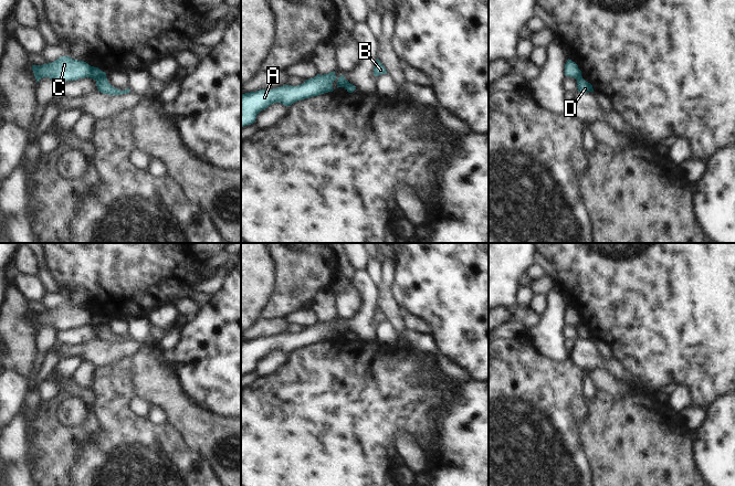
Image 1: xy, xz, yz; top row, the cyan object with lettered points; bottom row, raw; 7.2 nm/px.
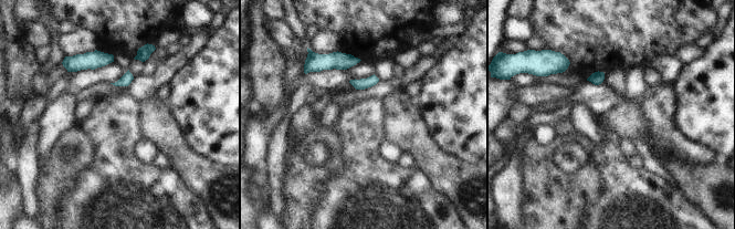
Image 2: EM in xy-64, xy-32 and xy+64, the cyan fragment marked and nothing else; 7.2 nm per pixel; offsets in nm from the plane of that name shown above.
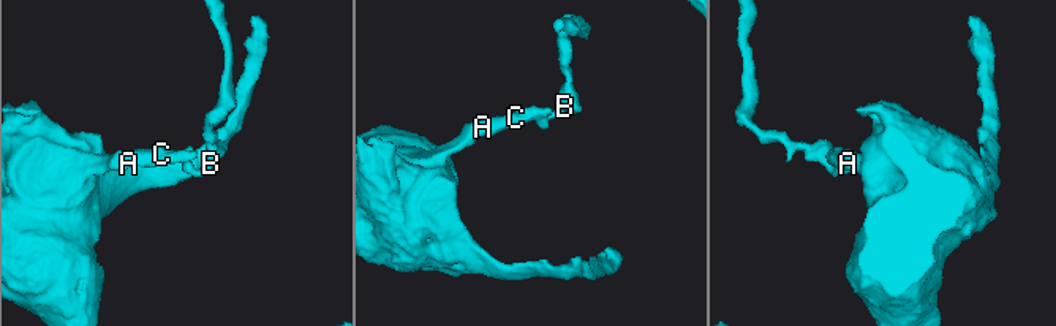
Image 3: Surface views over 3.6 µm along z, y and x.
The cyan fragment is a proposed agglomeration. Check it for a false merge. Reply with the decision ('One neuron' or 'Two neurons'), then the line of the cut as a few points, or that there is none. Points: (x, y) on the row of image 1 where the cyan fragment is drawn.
Two neurons. Split along xy (105, 75), (98, 76), (95, 80)

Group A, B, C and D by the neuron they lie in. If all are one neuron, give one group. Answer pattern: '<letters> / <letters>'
A C / B D

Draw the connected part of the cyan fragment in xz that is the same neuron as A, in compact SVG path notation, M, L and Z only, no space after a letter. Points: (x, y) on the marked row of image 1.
M335 71L306 80L297 86L283 85L273 89L260 89L241 95L241 127L255 122L256 115L274 103L286 107L297 101L303 101L324 93L333 92Z

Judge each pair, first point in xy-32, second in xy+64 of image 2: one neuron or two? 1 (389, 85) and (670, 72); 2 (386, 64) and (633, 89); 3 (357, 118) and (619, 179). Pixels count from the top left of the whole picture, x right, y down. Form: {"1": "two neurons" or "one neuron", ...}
{"1": "two neurons", "2": "one neuron", "3": "one neuron"}

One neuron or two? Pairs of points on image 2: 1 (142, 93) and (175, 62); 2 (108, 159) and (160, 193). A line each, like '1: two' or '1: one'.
1: one
2: one

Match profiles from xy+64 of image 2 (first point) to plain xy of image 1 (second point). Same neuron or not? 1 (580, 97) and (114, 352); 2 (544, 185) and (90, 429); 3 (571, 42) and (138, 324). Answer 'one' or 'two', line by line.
1: one
2: one
3: two

